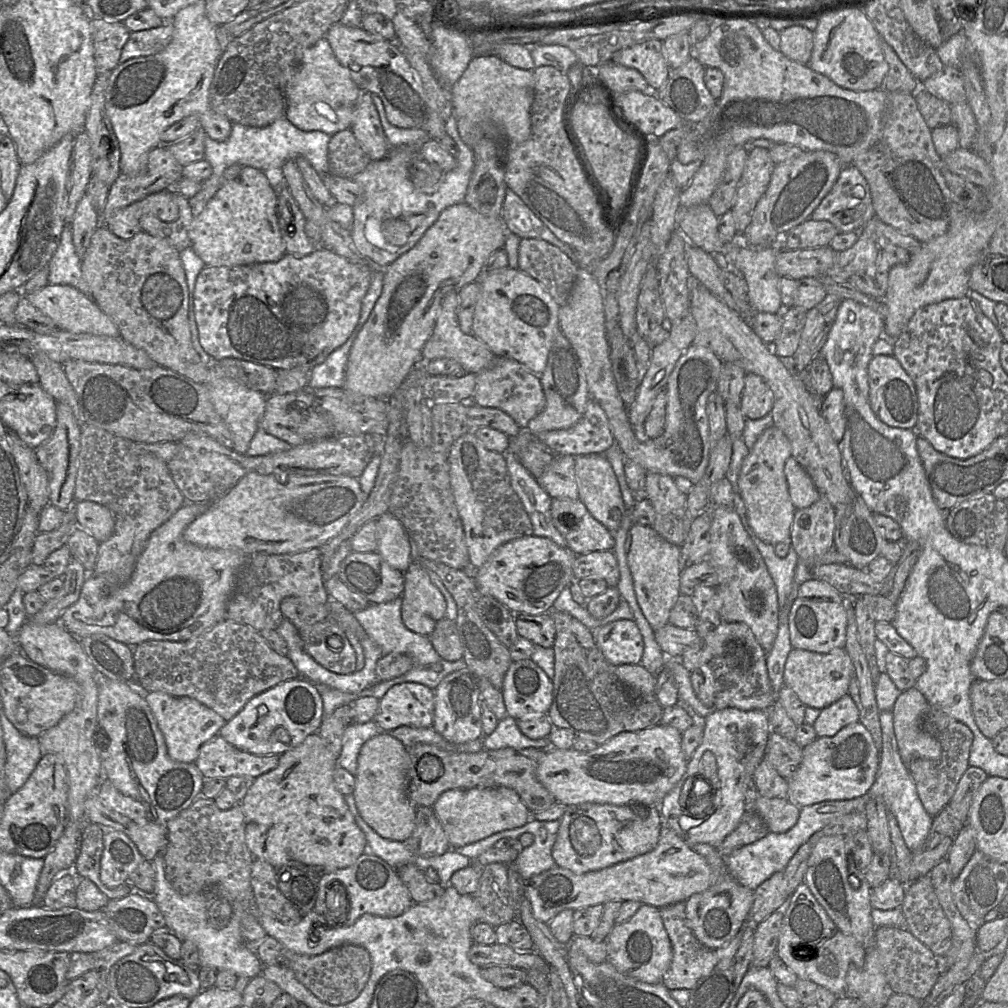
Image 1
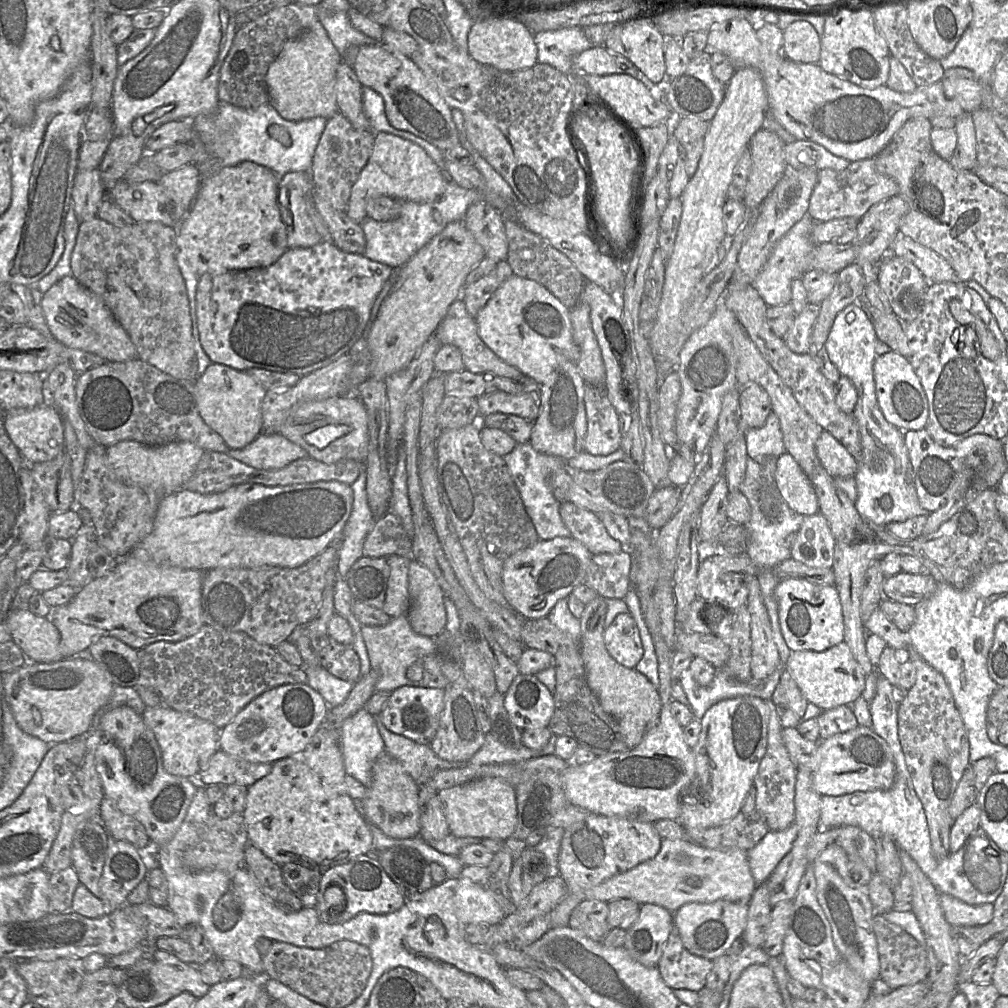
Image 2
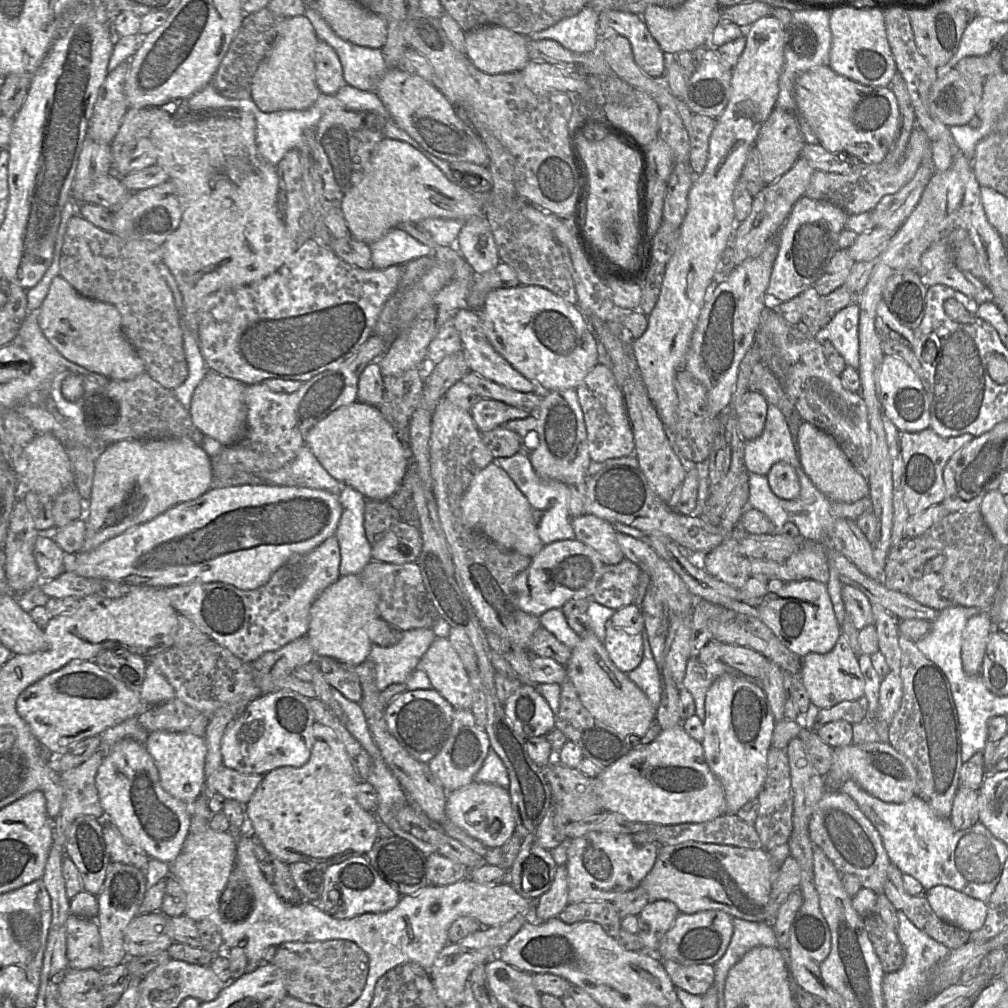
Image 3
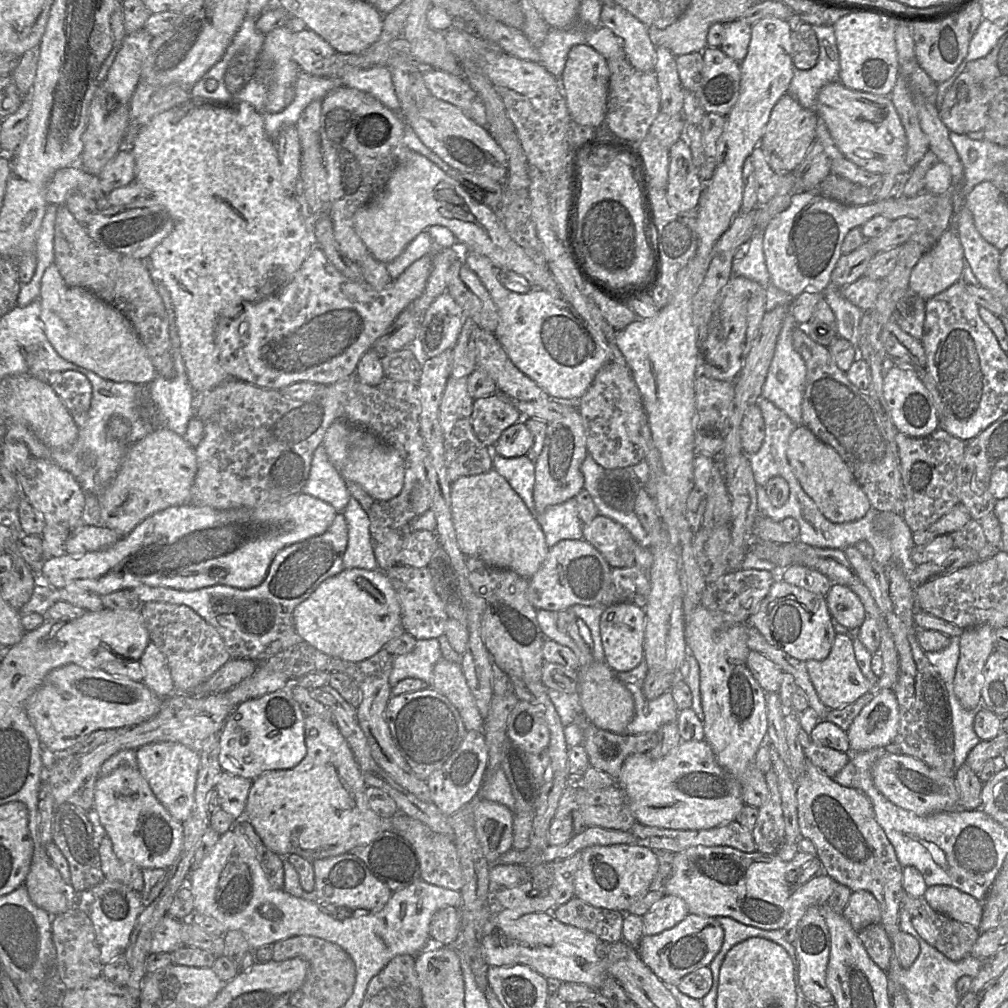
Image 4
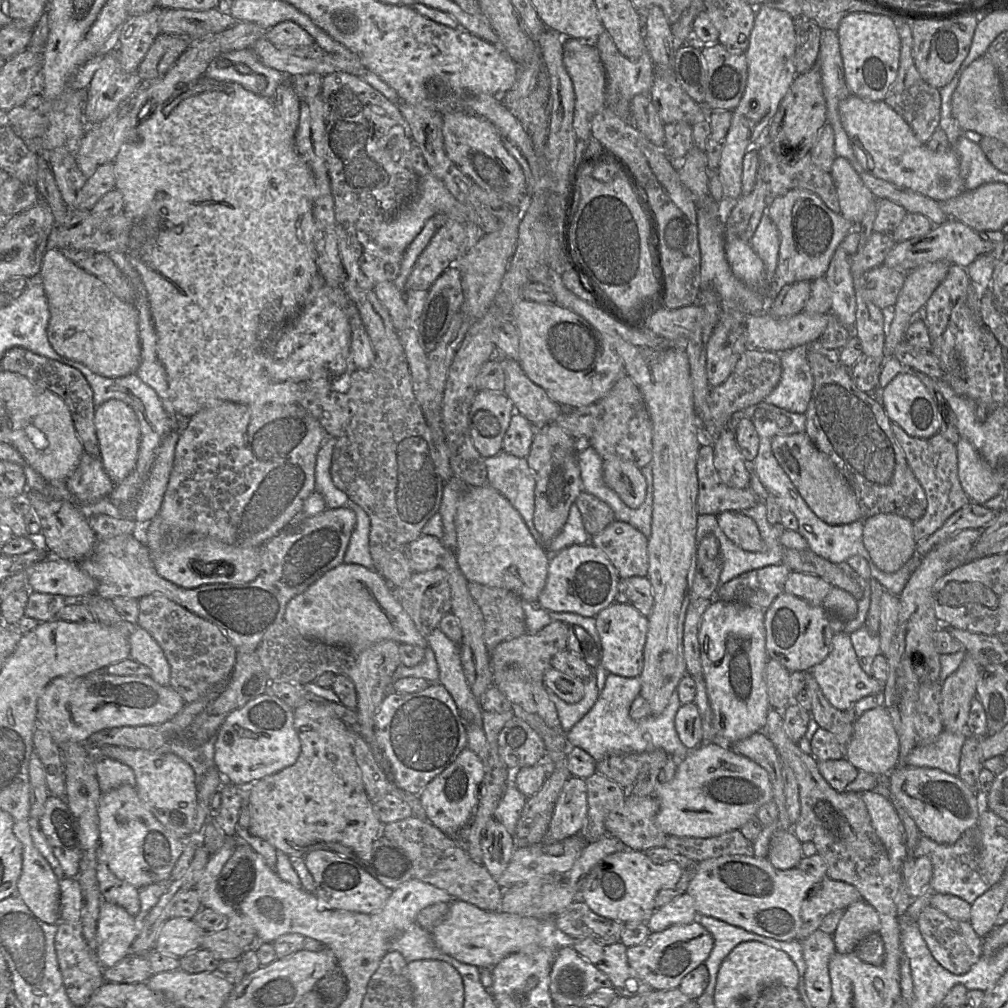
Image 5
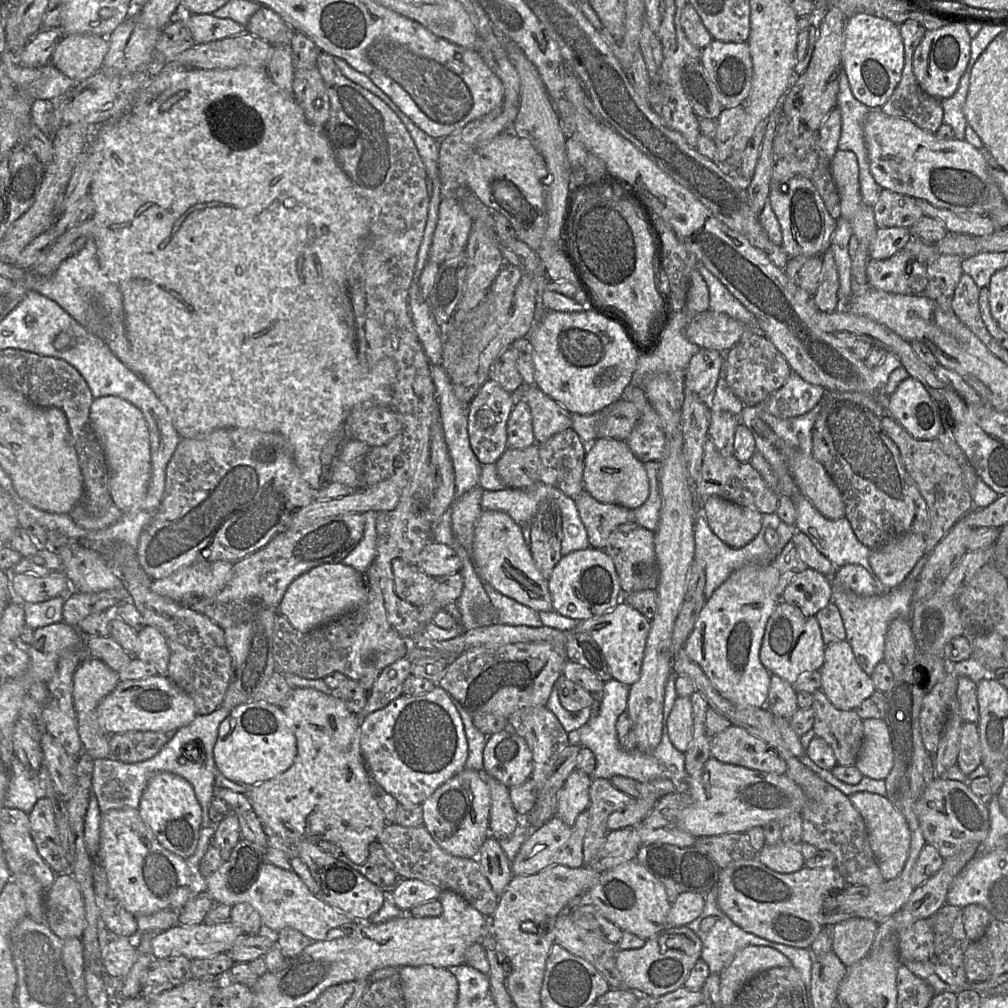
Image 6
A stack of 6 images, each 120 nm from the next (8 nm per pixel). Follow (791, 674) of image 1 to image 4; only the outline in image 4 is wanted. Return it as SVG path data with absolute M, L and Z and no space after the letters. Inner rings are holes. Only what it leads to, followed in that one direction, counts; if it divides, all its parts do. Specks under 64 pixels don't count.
M836 633L828 657L824 660L809 660L806 667L820 700L829 709L839 709L852 704L865 693L872 691L871 683L858 666L853 637L848 633Z

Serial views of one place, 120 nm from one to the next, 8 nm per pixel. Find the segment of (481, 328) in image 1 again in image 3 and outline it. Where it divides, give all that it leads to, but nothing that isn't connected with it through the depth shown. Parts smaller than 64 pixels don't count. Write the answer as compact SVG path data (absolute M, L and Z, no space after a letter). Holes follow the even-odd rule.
M520 284L512 288L492 290L478 312L483 332L495 351L543 392L576 389L589 371L600 362L598 341L584 313L577 305L567 303L543 287Z

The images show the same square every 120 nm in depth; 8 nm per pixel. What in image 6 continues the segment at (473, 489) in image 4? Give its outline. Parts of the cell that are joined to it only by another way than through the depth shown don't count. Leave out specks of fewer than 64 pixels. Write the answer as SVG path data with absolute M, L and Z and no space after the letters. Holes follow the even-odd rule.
M481 512L474 528L472 559L482 582L536 612L553 610L548 580L537 569L521 527L505 512Z

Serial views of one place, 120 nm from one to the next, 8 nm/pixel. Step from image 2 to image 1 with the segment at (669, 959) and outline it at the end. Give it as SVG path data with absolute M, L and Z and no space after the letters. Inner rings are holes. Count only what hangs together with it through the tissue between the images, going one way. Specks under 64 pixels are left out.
M678 902L661 908L660 912L673 951L670 967L664 974L662 983L669 990L691 990L701 978L708 976L715 969L717 963L716 952L704 946L695 937L686 917L685 902Z

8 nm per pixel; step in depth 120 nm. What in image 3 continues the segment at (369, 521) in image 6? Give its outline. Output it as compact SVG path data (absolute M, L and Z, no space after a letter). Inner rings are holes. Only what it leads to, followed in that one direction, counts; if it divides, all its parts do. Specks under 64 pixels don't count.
M343 486L339 500L341 517L335 536L340 548L340 577L359 575L372 561L371 548L364 529L366 498L350 486Z

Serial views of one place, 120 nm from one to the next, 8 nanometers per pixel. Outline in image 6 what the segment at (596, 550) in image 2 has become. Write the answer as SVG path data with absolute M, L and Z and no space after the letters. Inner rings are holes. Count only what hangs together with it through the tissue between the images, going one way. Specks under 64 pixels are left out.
M633 522L618 526L608 537L604 551L615 565L623 594L641 590L656 590L660 569L655 554L654 536L654 532Z

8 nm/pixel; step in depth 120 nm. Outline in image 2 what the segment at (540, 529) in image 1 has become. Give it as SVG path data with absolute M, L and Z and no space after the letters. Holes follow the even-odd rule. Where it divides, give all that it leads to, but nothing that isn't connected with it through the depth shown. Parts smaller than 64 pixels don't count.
M530 442L516 444L515 448L503 456L503 459L508 467L508 470L515 482L517 489L519 490L521 499L523 501L525 510L530 517L535 529L536 524L541 527L541 521L543 521L544 514L547 511L552 511L553 493L547 483L547 476L555 470L560 469L566 463L563 459L552 455L537 452L531 446Z

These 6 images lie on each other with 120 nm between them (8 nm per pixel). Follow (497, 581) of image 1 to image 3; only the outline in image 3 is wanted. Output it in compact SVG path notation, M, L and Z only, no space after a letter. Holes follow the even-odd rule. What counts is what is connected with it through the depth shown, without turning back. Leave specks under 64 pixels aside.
M559 540L544 547L531 559L530 565L514 579L514 590L520 609L540 617L553 608L562 608L570 599L592 598L604 563L588 545L573 540Z

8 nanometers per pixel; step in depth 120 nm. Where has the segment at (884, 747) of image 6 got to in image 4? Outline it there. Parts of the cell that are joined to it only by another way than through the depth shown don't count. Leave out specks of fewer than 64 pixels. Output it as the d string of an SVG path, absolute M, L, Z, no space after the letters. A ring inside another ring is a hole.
M893 689L872 690L875 696L847 731L850 751L886 747L894 742L899 728L899 705Z

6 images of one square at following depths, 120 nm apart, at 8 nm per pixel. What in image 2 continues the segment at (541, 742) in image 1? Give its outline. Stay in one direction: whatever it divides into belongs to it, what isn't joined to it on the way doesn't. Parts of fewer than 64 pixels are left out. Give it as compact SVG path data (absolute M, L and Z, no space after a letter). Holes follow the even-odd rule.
M487 733L485 735L485 741L482 747L475 753L475 755L468 760L467 762L456 762L456 763L467 763L469 765L473 766L480 766L480 765L486 765L486 764L492 764L492 763L516 763L520 761L529 760L532 758L541 757L544 755L551 755L555 754L555 745L557 741L558 735L555 735L554 733L551 733L550 740L548 744L540 749L540 750L533 750L525 745L520 746L519 748L510 748L502 743L500 743L493 735L492 733Z

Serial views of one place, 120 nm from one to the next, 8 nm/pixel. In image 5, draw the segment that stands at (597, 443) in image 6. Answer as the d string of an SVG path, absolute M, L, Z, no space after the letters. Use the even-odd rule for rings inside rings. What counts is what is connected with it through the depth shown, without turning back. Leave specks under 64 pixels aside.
M603 456L603 480L632 509L645 500L647 484L640 469L617 456Z

